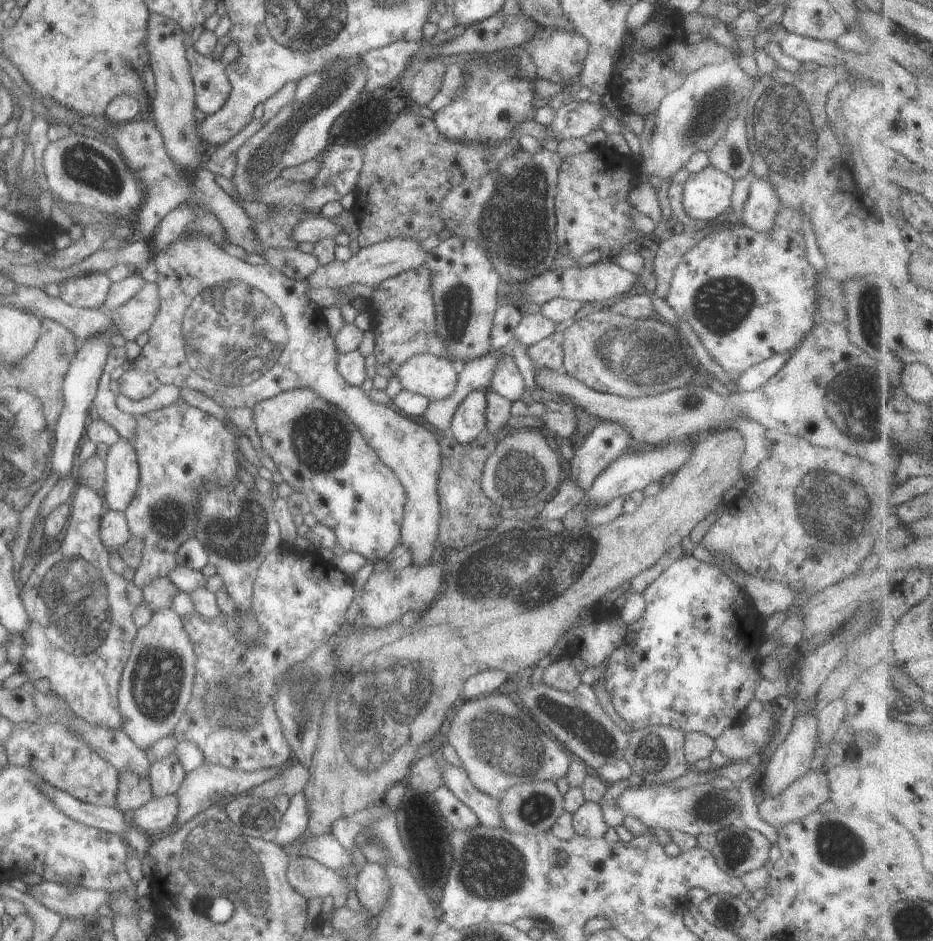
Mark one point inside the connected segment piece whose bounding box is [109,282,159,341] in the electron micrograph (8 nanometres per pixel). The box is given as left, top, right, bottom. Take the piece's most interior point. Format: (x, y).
(135, 315)

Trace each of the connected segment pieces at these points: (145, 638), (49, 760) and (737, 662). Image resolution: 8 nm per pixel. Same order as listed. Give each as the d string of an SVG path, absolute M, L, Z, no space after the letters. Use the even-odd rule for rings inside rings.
M172 607L156 610L143 626L136 629L135 638L120 674L118 709L122 716L123 732L141 750L151 746L156 740L169 736L170 730L178 723L190 699L195 661L190 638L183 628L181 617Z
M35 691L30 693L33 697L36 713L38 716L30 723L12 723L12 729L5 741L1 743L3 752L1 762L9 765L27 765L40 774L42 780L49 783L53 788L70 794L73 798L95 806L113 807L116 799L118 785L118 772L106 760L103 760L95 751L92 751L84 742L76 739L68 730L68 724L72 723L71 710L68 704L61 698L49 696L47 693Z
M692 555L677 560L668 561L663 571L650 584L643 588L644 610L641 616L626 628L623 640L611 651L606 658L603 672L597 678L596 683L601 684L609 699L609 704L613 710L621 717L632 729L640 729L650 726L671 727L685 733L703 733L712 739L728 726L738 724L740 715L750 700L754 698L753 691L755 684L761 678L759 676L759 666L755 656L756 647L763 642L761 636L761 620L755 612L750 597L744 597L744 588L738 587L713 563L706 563L695 559Z

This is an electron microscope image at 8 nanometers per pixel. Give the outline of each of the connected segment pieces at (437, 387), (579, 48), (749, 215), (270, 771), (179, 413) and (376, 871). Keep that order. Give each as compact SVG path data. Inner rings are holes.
M421 353L410 356L393 374L403 389L427 397L431 402L451 394L458 367L447 358Z
M543 27L537 31L531 40L521 43L517 47L527 50L536 67L536 76L541 80L548 80L553 84L567 84L573 78L578 78L583 68L583 60L587 56L588 42L577 33L553 30Z
M752 178L739 218L745 227L755 232L769 233L774 226L778 206L778 193L771 183Z
M203 762L197 765L191 772L184 774L184 779L181 781L179 788L174 792L173 795L175 795L176 799L178 800L178 806L176 807L176 814L173 816L173 820L177 824L182 825L190 818L195 817L198 812L204 811L208 806L211 806L212 804L222 804L226 799L230 799L233 796L241 793L246 793L250 788L256 787L257 785L276 777L277 775L281 774L287 768L287 766L288 763L285 764L285 768L273 766L245 772Z
M181 398L162 410L136 416L132 442L138 462L138 485L124 514L127 528L142 542L140 565L135 568L132 583L137 588L166 574L177 565L174 550L185 539L194 536L196 494L211 487L231 488L235 466L252 461L243 458L234 437L242 432L234 424L215 420Z
M366 859L363 868L357 872L356 896L360 904L375 917L384 907L390 893L389 879L381 865Z

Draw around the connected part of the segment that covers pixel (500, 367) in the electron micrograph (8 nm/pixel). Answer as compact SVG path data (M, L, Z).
M510 348L491 351L498 354L498 362L488 386L489 390L496 392L509 402L519 400L523 394L523 378L513 363Z

